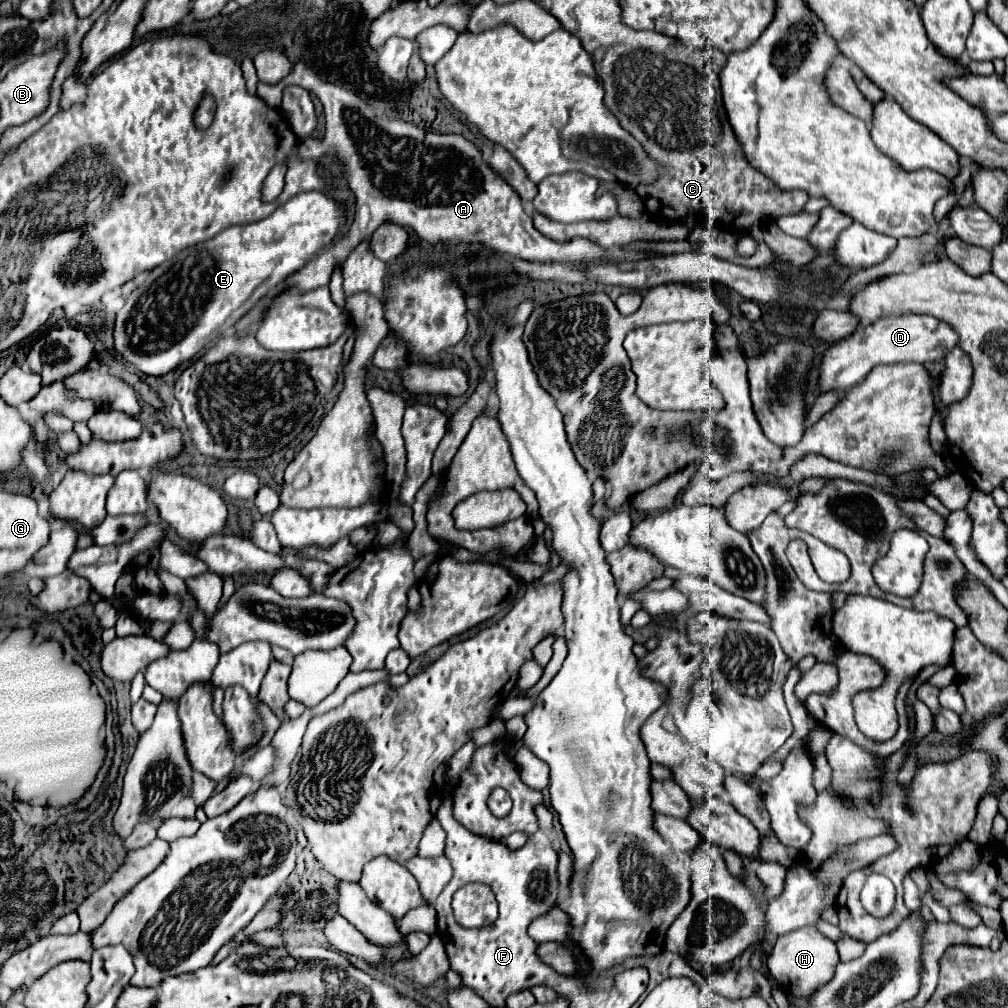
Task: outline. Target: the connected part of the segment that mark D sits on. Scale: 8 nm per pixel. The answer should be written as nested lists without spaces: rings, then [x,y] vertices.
[[[900,314],[886,316],[872,324],[858,328],[848,338],[832,344],[822,360],[820,368],[820,388],[844,392],[864,380],[868,372],[878,364],[898,364],[898,362],[920,362],[930,364],[942,360],[958,342],[958,334],[950,324],[934,320],[932,316],[922,314]]]

